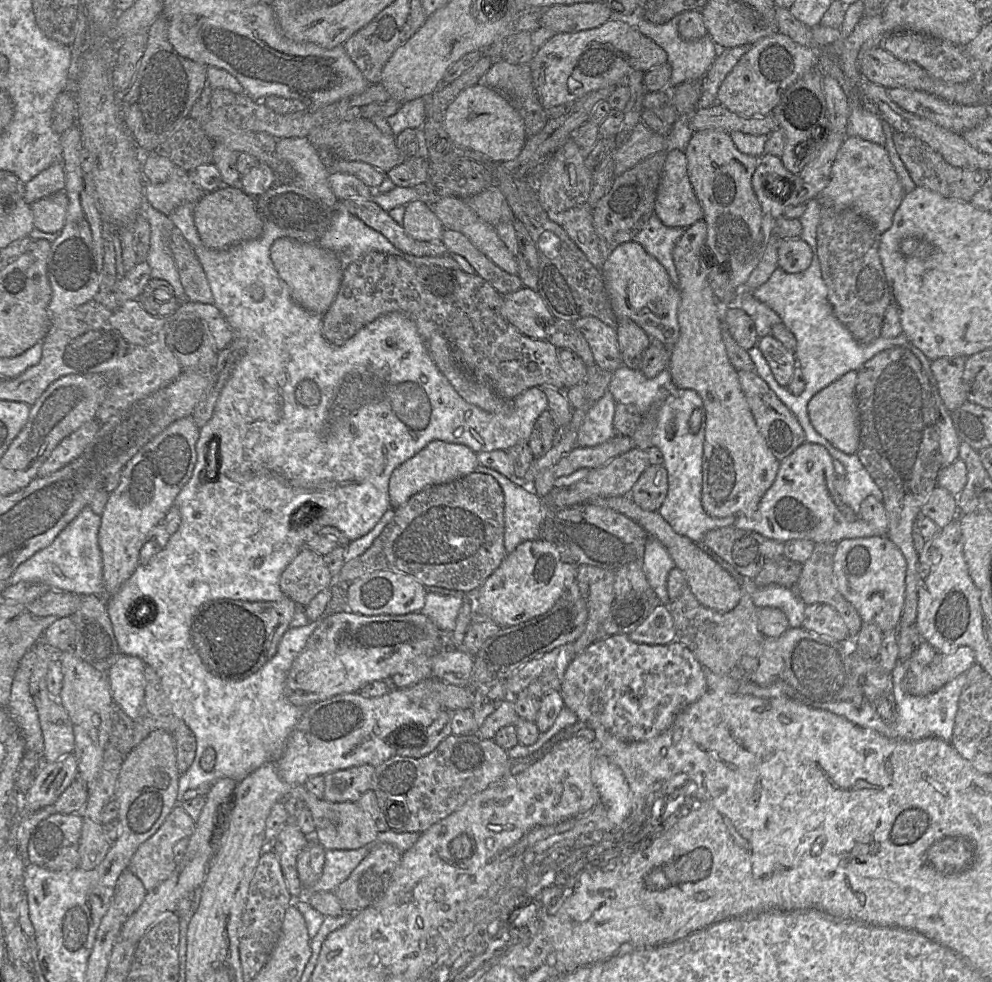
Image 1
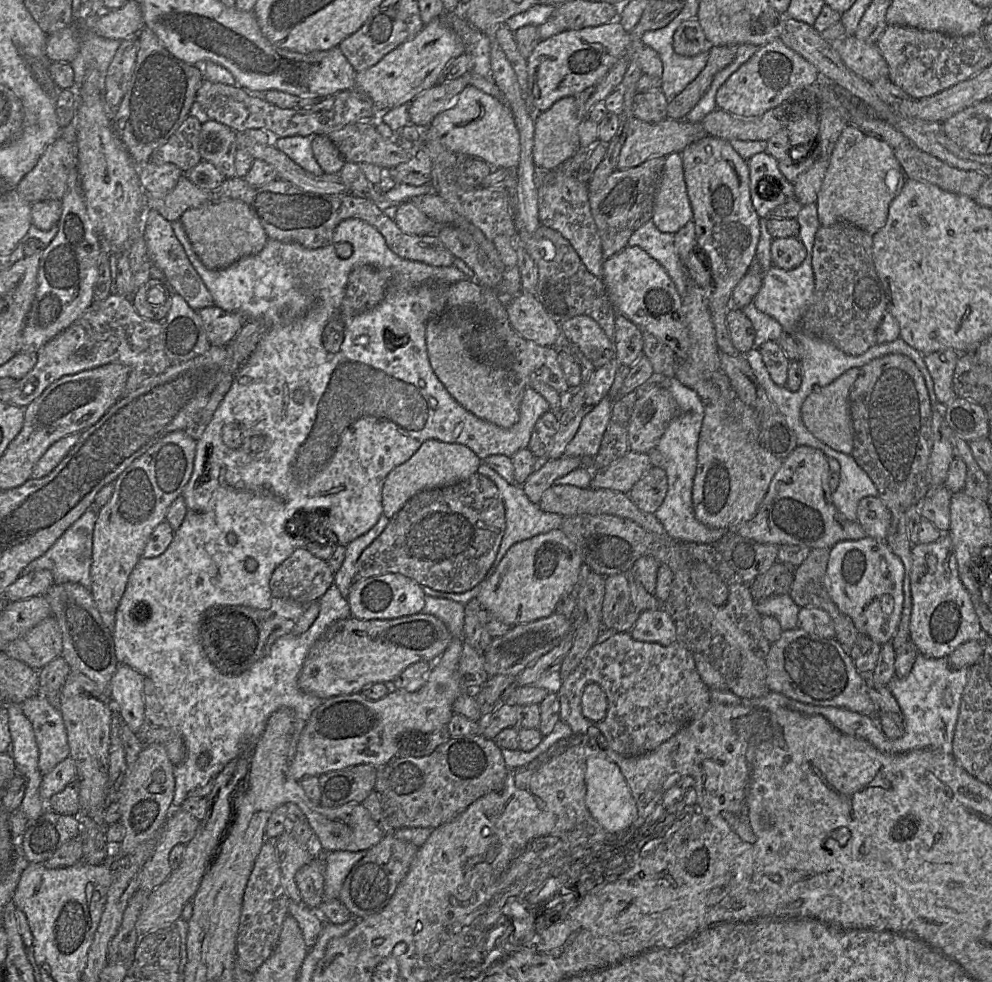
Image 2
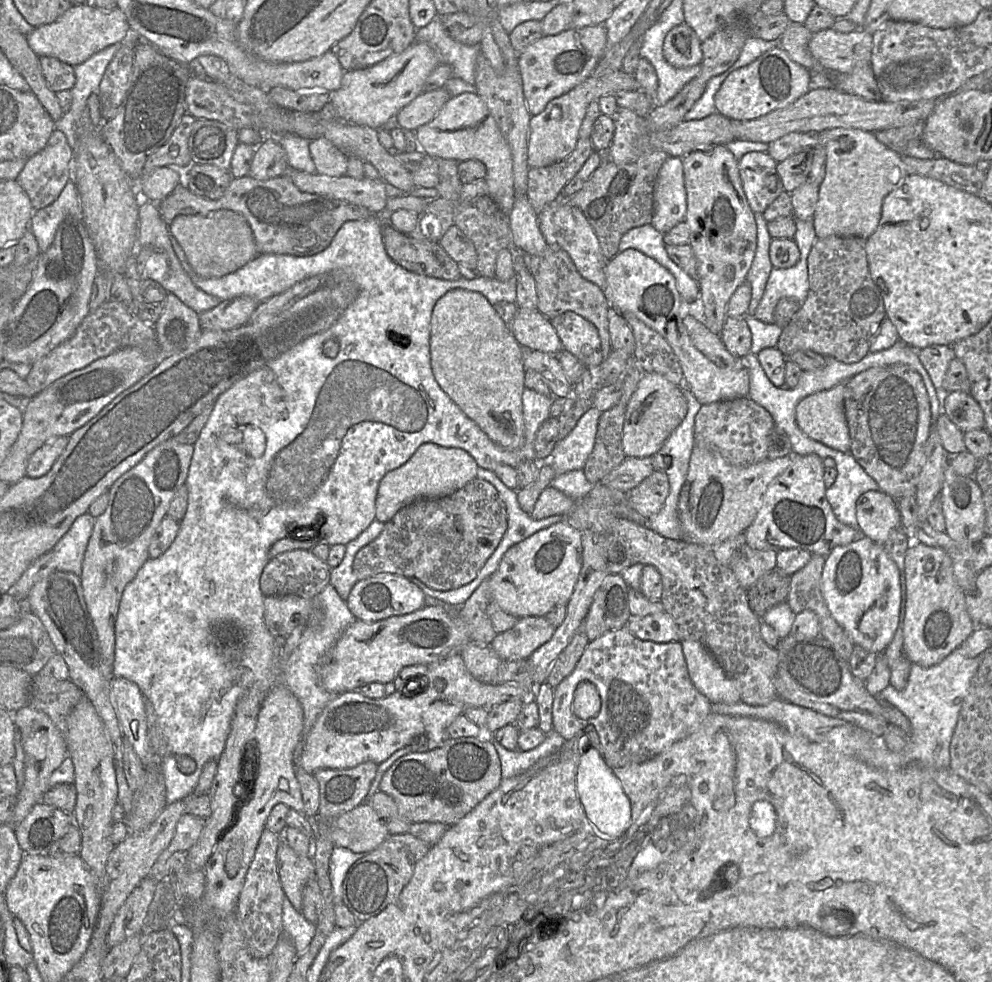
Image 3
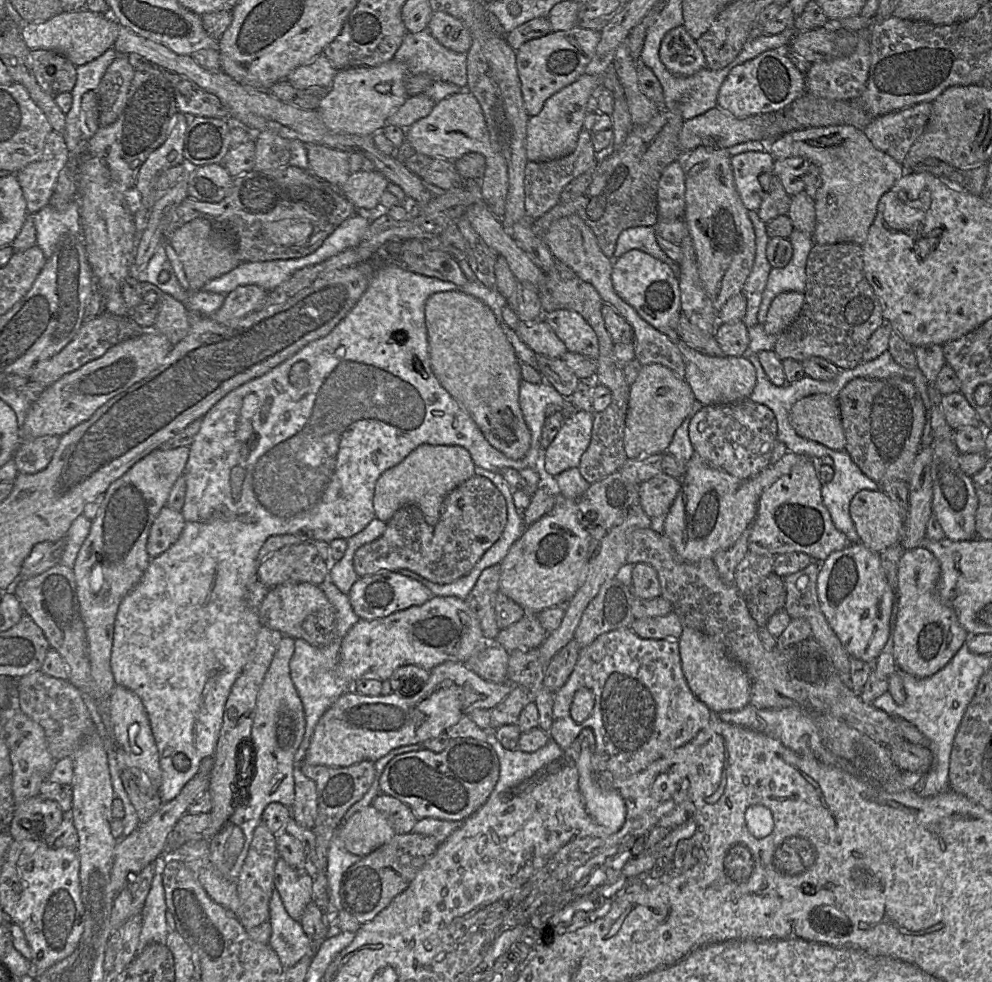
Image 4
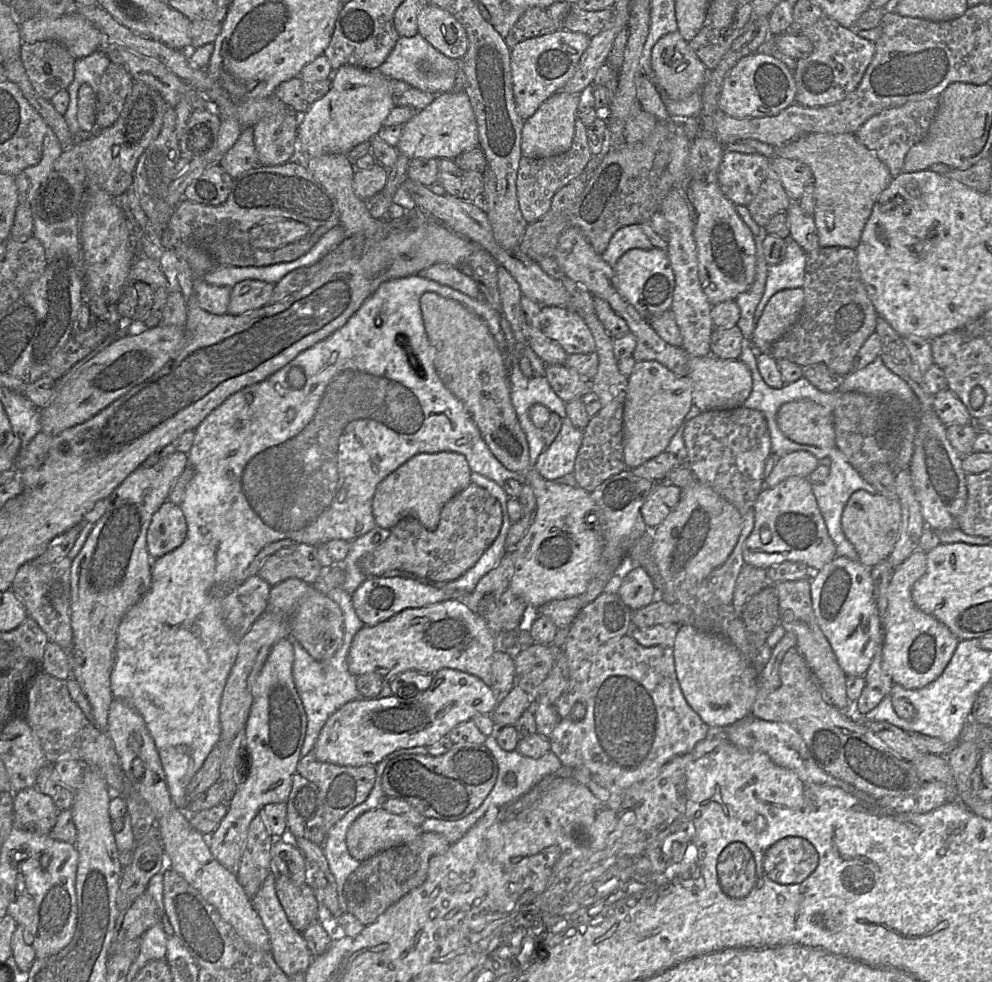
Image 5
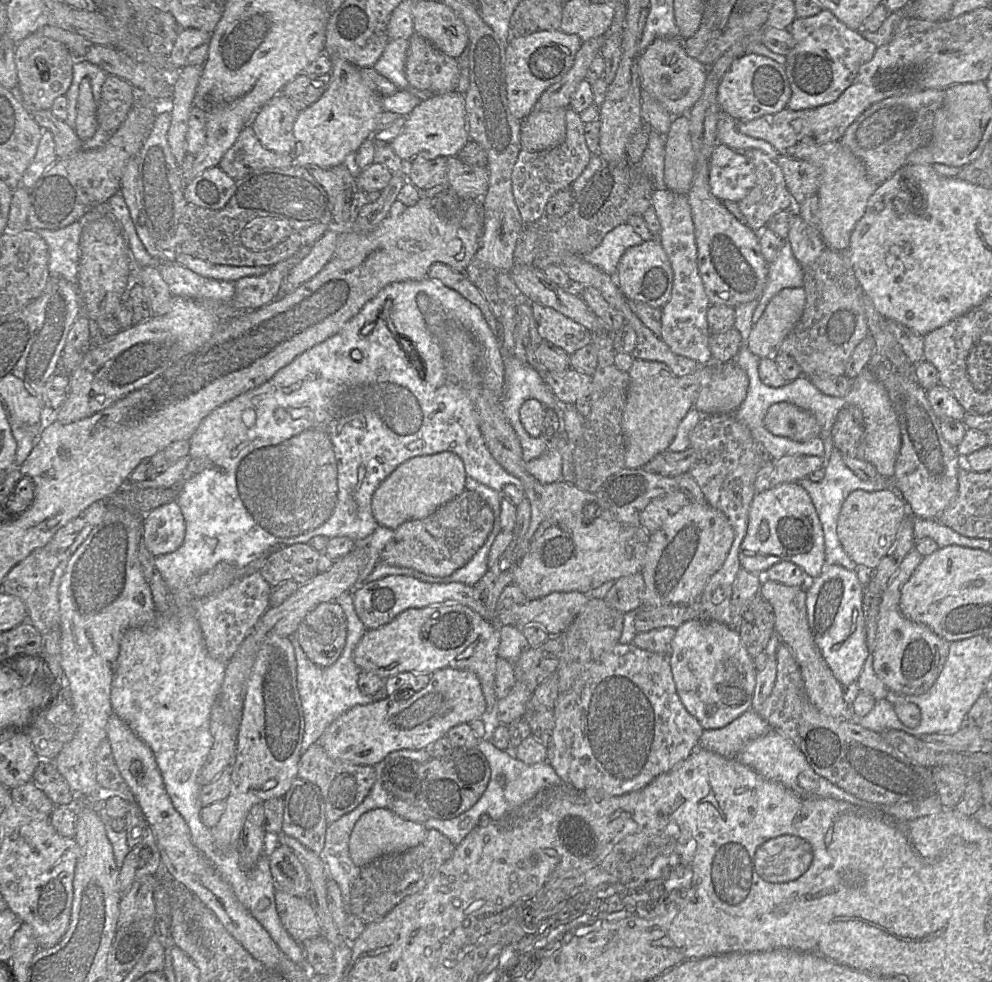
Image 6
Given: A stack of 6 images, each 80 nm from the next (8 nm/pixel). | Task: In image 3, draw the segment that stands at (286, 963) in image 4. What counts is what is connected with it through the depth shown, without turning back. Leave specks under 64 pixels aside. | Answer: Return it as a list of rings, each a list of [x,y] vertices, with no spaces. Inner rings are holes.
[[[285,897],[283,901],[282,925],[283,932],[293,941],[297,956],[303,955],[315,935],[316,924],[309,922],[301,911],[296,910]]]

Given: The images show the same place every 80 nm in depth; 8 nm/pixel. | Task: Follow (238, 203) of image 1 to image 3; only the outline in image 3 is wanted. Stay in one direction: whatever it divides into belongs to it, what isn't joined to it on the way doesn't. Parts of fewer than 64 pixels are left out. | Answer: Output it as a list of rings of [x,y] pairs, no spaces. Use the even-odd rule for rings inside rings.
[[[222,209],[207,215],[180,215],[170,226],[170,236],[181,246],[194,272],[205,279],[232,273],[258,255],[248,222],[231,210]]]

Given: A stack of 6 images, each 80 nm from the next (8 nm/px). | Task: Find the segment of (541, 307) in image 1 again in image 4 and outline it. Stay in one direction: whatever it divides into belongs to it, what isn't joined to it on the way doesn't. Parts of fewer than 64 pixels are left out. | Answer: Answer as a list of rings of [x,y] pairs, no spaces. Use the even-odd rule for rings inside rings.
[[[543,318],[534,322],[519,320],[515,331],[520,339],[536,354],[550,358],[562,358],[567,352],[565,344]]]

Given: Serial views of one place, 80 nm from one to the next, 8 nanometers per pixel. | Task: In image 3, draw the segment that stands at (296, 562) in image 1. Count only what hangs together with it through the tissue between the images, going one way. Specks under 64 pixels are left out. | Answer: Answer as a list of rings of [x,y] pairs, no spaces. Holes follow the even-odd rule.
[[[294,549],[270,558],[259,579],[260,590],[265,596],[297,595],[313,599],[330,583],[331,570],[311,550]]]

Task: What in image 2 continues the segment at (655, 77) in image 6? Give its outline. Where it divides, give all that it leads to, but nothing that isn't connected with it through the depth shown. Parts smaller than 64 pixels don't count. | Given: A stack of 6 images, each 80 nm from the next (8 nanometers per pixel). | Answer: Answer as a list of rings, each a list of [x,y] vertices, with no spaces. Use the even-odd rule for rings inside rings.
[[[696,17],[682,22],[673,34],[674,52],[691,57],[709,48],[709,41]]]

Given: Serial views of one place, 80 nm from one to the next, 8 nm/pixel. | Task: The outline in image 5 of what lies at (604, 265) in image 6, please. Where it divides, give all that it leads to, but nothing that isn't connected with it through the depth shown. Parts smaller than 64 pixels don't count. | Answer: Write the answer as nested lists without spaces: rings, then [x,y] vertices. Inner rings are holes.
[[[627,225],[618,229],[611,237],[607,248],[601,253],[601,257],[611,267],[614,267],[618,259],[630,249],[650,249],[652,244],[643,233],[639,225]]]

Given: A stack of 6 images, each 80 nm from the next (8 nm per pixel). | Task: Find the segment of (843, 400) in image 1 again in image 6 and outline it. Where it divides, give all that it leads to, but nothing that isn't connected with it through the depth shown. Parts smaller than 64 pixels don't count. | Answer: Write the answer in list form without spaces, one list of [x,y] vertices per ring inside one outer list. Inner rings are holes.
[[[788,402],[772,404],[764,416],[763,424],[774,436],[797,442],[817,438],[820,433],[819,424],[811,413]]]

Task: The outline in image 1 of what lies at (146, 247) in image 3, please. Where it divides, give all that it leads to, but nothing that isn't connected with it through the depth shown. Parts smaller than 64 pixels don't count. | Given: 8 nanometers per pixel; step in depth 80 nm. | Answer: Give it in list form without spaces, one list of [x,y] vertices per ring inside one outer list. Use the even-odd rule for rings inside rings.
[[[174,228],[169,237],[168,247],[188,299],[192,302],[213,304],[213,294],[203,267],[194,250],[177,228]]]

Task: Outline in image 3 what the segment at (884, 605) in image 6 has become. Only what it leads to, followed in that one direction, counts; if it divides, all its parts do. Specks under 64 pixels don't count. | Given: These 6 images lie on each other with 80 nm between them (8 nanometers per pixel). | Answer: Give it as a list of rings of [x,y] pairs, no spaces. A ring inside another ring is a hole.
[[[912,542],[905,555],[906,607],[903,628],[904,655],[912,664],[930,667],[940,663],[957,649],[976,629],[965,603],[965,596],[953,574],[953,563],[948,553],[938,547]]]

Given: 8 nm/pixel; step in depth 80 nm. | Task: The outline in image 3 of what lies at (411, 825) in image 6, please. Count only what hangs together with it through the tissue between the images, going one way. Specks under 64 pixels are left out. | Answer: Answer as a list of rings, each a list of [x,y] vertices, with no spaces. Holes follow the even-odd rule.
[[[362,803],[342,814],[329,825],[334,847],[366,854],[377,848],[389,832],[372,807]]]

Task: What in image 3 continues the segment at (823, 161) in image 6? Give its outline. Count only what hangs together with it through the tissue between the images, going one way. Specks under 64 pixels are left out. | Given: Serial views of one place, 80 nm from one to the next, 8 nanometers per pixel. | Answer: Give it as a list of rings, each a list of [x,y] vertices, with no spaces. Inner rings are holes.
[[[843,127],[821,132],[790,132],[769,143],[767,153],[778,163],[818,145],[826,151],[826,164],[813,216],[816,237],[859,237],[866,240],[877,229],[883,199],[900,187],[908,176],[901,155],[880,143],[871,132]]]

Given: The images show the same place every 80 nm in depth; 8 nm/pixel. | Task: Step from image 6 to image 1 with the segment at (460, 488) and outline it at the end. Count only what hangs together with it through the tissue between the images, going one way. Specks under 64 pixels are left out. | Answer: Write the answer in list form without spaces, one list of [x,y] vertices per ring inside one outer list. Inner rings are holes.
[[[433,440],[393,470],[388,485],[390,507],[393,509],[400,507],[426,487],[464,477],[474,472],[477,465],[479,465],[477,454],[466,445]]]

